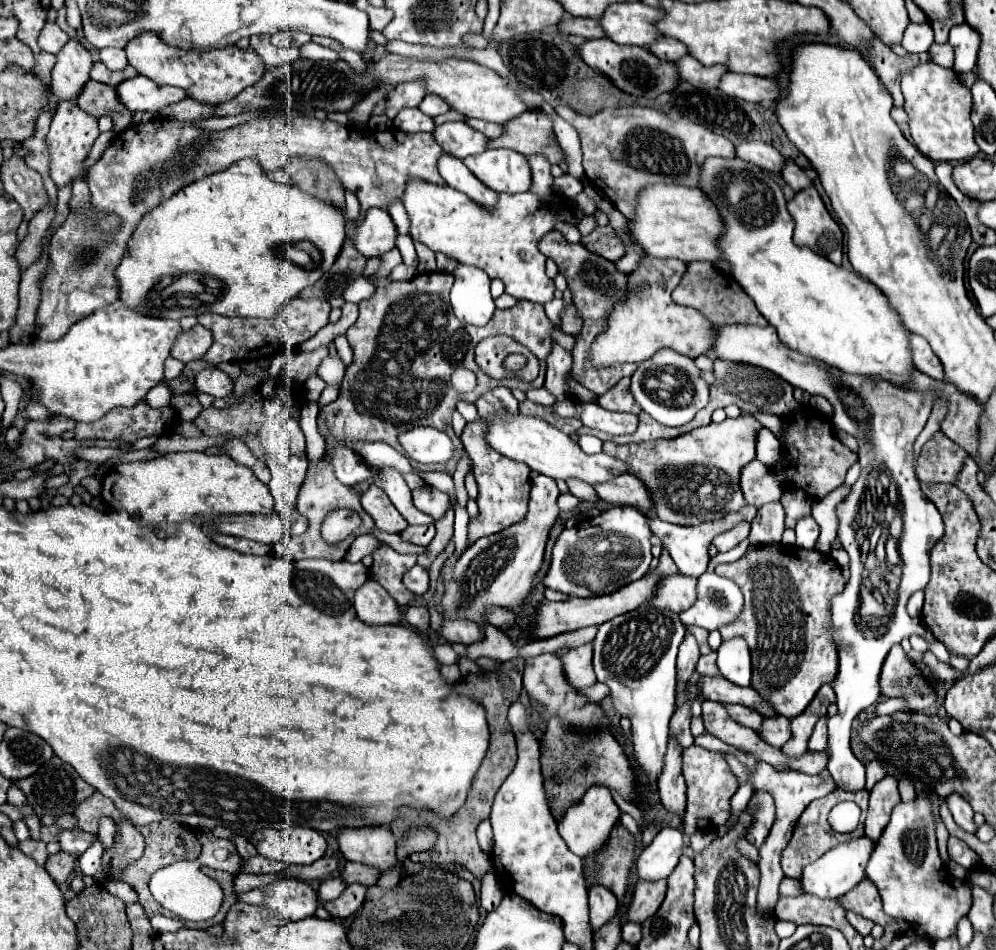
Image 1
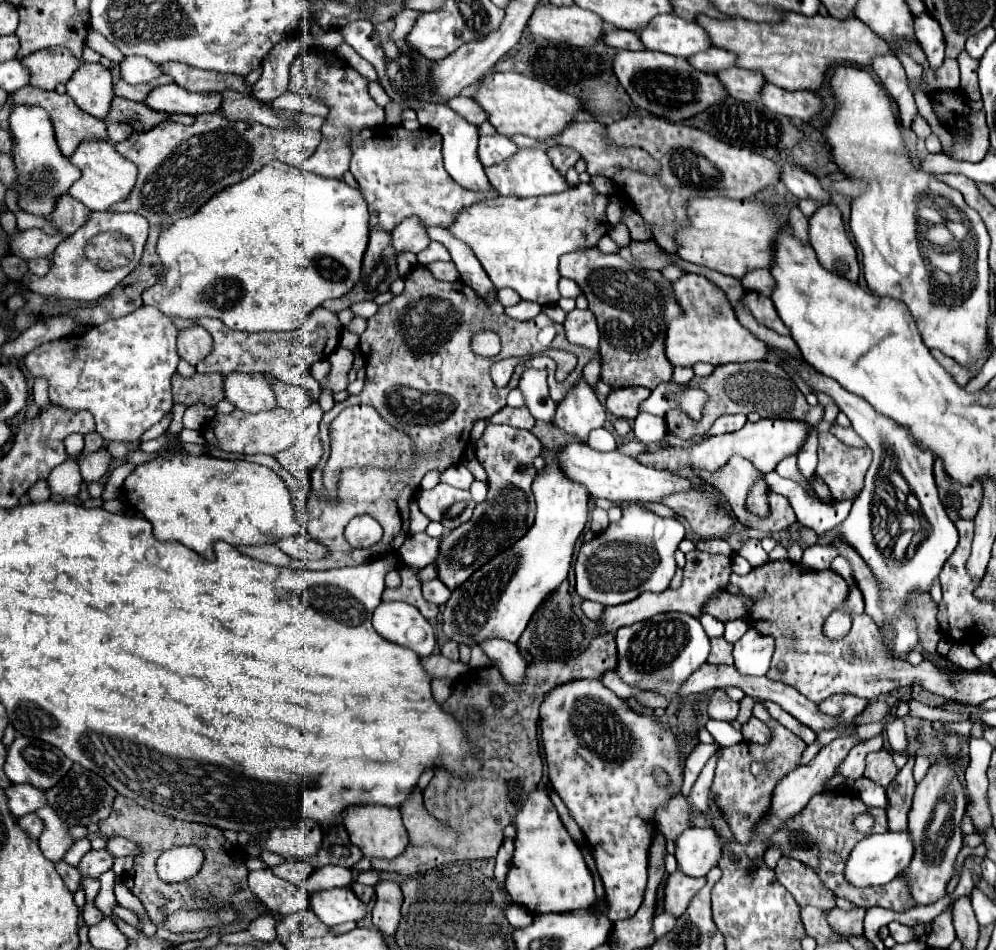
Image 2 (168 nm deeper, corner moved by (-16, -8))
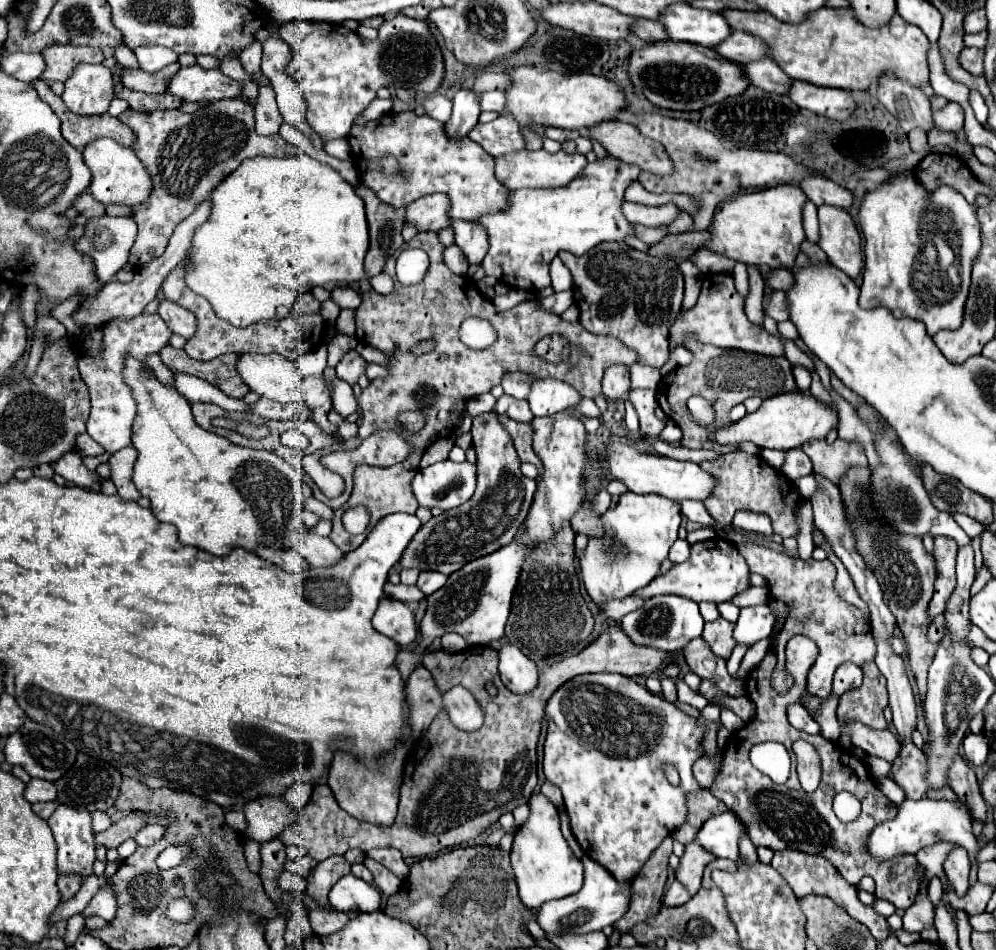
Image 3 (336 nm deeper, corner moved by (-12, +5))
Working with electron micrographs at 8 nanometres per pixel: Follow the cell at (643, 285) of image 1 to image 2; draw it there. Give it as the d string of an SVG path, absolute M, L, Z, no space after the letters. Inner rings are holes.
M688 273L674 283L674 295L684 315L670 321L666 333L666 357L672 365L692 367L694 363L744 363L744 361L762 361L768 355L768 347L746 327L742 327L734 315L732 305L728 303L724 291L716 287L702 275Z

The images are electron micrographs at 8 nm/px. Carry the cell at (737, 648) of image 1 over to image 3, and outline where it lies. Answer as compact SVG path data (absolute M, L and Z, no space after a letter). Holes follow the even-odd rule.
M768 604L744 608L740 610L740 618L734 628L734 640L736 644L744 644L750 648L756 642L768 638L772 626L774 626L774 614L768 608Z

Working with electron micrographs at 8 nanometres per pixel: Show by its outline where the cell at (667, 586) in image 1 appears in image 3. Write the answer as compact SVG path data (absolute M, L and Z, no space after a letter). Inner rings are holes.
M750 586L748 590L736 594L730 602L736 604L738 608L756 606L756 604L766 604L766 602L768 602L768 588L762 588L762 586Z

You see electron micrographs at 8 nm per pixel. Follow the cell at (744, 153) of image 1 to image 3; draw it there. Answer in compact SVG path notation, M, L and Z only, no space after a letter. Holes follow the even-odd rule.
M808 176L800 182L800 188L808 196L808 200L812 200L816 206L830 204L848 208L852 204L852 192L848 192L846 188L824 176Z

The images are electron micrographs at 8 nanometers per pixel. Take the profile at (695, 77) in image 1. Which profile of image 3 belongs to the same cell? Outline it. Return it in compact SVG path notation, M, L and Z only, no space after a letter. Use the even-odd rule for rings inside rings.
M762 58L758 62L748 62L742 66L742 70L744 70L744 76L748 78L750 86L756 86L756 88L762 88L762 90L774 92L774 94L784 94L784 90L792 82L792 78L788 78L770 58Z

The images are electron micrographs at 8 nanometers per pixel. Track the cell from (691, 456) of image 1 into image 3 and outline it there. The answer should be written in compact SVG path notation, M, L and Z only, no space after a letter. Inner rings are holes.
M792 392L772 396L772 400L764 400L762 406L754 414L746 414L742 420L722 426L710 434L710 440L720 446L736 446L744 442L752 442L758 448L776 448L790 450L802 446L812 438L826 438L826 434L838 426L838 416L832 408L814 400L810 394Z

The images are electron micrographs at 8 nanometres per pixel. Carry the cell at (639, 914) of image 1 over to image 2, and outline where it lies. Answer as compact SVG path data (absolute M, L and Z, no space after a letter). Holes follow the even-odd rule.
M676 871L668 877L668 883L666 883L666 897L664 897L664 905L666 905L666 911L674 913L676 917L680 917L692 897L706 885L706 877L688 877L684 875L682 871Z

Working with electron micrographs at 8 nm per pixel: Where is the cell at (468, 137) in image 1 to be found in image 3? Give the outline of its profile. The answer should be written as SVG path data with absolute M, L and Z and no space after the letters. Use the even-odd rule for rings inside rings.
M504 114L488 124L476 124L468 138L478 142L490 156L502 156L524 148L524 138L520 134L518 122Z

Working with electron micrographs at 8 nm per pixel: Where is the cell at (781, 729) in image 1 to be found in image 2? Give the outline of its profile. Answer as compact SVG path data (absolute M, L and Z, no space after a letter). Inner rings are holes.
M750 717L748 723L742 725L742 735L744 741L752 741L752 743L766 743L770 739L770 729L756 717Z

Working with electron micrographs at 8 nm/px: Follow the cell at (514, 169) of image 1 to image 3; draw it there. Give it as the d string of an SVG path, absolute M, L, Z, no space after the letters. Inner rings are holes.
M520 150L520 152L510 152L500 158L496 158L496 178L508 188L508 190L518 190L518 188L556 188L568 184L574 176L582 172L586 166L586 158L582 154L566 154L566 152L556 152L550 154L546 150Z

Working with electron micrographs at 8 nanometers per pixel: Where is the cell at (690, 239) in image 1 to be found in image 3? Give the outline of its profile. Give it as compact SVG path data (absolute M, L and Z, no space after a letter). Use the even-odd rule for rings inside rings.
M780 184L756 192L738 192L716 210L710 240L702 244L702 248L744 264L792 268L794 258L800 252L800 242L806 238L802 228L804 202L806 196L798 184Z

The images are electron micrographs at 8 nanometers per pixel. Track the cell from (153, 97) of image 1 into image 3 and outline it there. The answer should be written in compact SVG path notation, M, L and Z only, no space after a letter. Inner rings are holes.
M198 64L180 68L166 88L168 94L190 102L212 102L240 96L240 82L224 76L220 70L204 70Z

